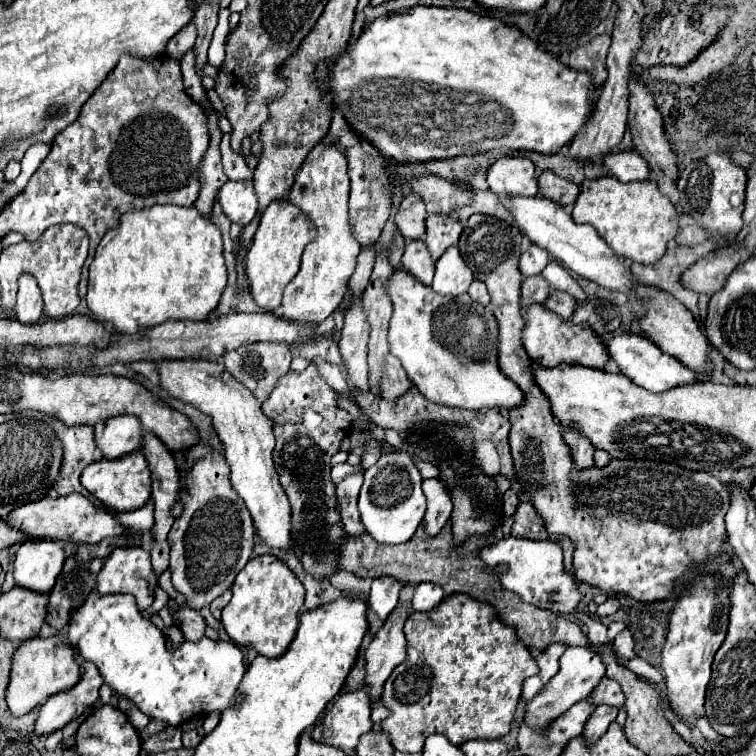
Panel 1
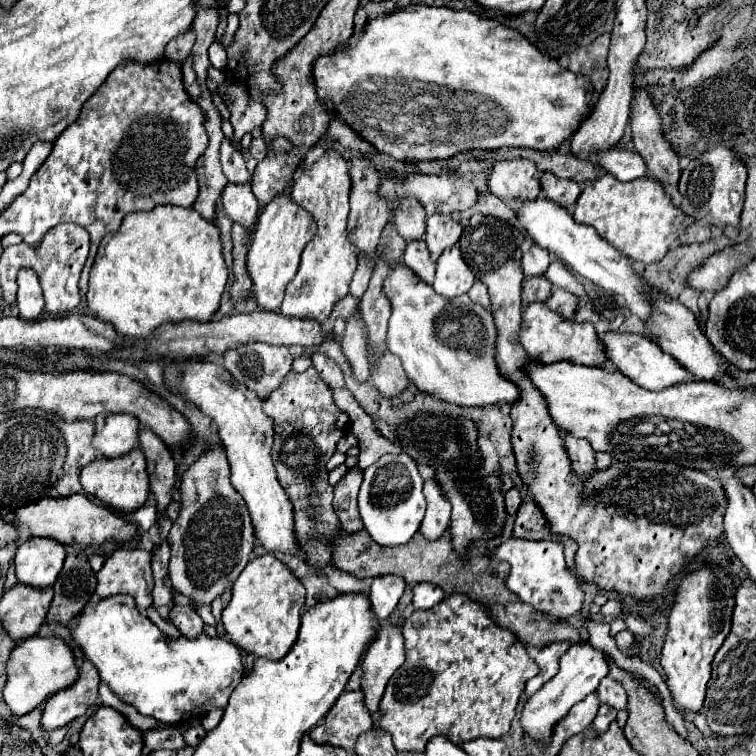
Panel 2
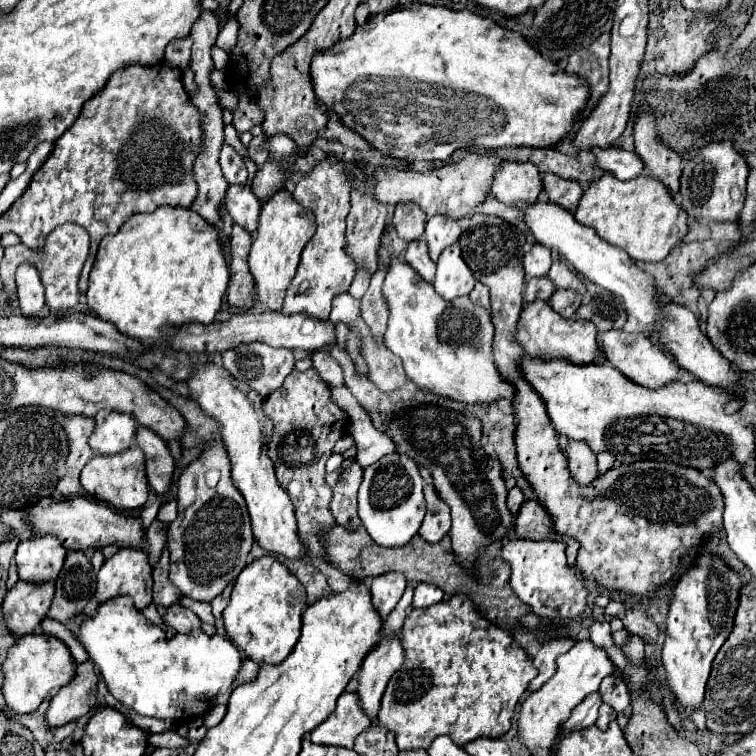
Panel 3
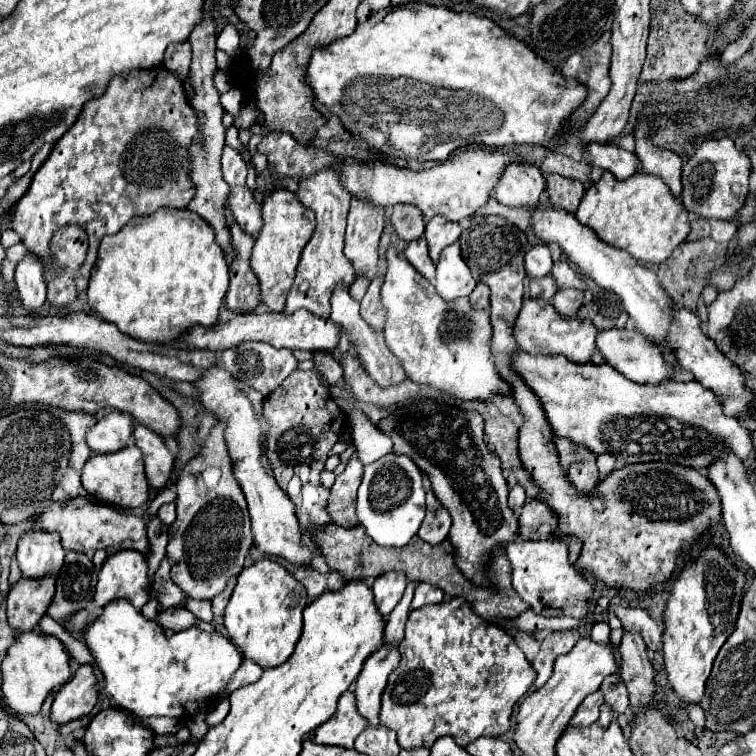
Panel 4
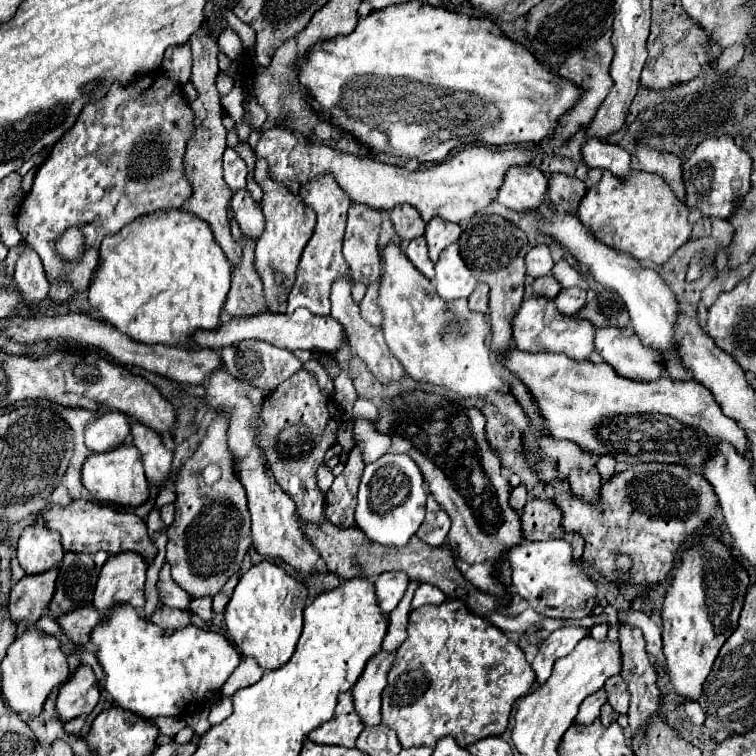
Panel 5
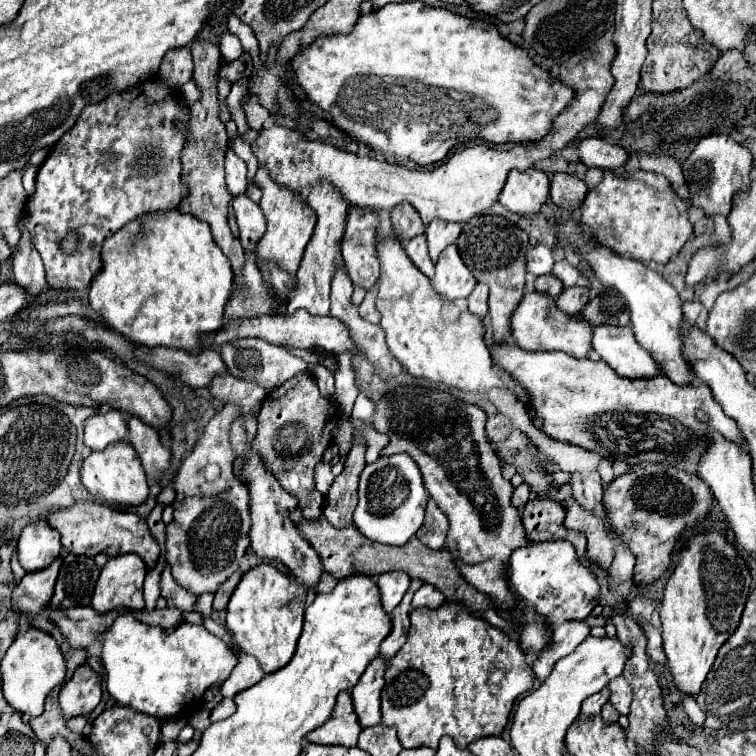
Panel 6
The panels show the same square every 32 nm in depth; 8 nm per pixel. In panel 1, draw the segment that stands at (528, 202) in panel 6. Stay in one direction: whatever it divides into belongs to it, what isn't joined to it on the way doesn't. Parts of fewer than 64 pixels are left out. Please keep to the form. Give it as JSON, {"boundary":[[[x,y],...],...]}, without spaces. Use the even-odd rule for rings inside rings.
{"boundary":[[[500,158],[488,170],[488,186],[502,198],[536,196],[536,166],[528,158]]]}

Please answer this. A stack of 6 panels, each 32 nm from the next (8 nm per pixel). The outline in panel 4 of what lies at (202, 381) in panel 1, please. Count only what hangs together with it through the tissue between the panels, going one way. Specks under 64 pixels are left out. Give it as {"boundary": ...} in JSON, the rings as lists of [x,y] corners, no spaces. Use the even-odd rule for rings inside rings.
{"boundary":[[[222,366],[206,370],[204,376],[194,382],[194,386],[200,388],[200,400],[204,408],[226,422],[226,444],[234,464],[234,476],[246,494],[256,548],[270,556],[282,556],[294,566],[308,566],[318,552],[312,552],[312,548],[306,548],[302,544],[302,532],[294,516],[294,504],[288,494],[276,484],[270,462],[266,458],[262,440],[264,432],[268,430],[268,422],[262,416],[262,394],[248,384],[232,378],[230,372]]]}

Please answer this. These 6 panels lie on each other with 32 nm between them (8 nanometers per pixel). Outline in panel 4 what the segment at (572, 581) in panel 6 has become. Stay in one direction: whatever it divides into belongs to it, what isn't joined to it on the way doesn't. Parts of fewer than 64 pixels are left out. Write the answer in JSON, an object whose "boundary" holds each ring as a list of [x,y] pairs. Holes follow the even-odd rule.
{"boundary":[[[564,540],[512,542],[506,546],[506,556],[512,564],[512,588],[536,614],[572,618],[586,616],[592,604],[594,586],[568,562],[568,544]]]}

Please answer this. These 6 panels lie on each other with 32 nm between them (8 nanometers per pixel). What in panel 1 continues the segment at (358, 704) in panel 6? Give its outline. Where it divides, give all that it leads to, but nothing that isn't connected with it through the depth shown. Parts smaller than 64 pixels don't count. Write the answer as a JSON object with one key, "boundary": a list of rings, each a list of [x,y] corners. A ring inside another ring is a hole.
{"boundary":[[[402,602],[384,622],[384,626],[376,632],[368,650],[364,652],[366,660],[366,690],[370,698],[370,706],[380,700],[384,684],[392,670],[400,666],[406,658],[406,638],[404,638],[404,622],[408,618],[408,604]]]}

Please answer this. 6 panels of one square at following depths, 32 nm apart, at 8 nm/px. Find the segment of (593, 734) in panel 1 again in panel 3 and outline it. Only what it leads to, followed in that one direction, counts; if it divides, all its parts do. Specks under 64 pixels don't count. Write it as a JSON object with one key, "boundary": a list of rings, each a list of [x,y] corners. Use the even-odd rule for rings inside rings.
{"boundary":[[[602,704],[602,706],[600,706],[600,718],[598,718],[596,726],[600,726],[600,730],[606,730],[608,724],[610,724],[610,720],[614,720],[614,716],[616,716],[614,710],[608,708],[608,704]]]}

